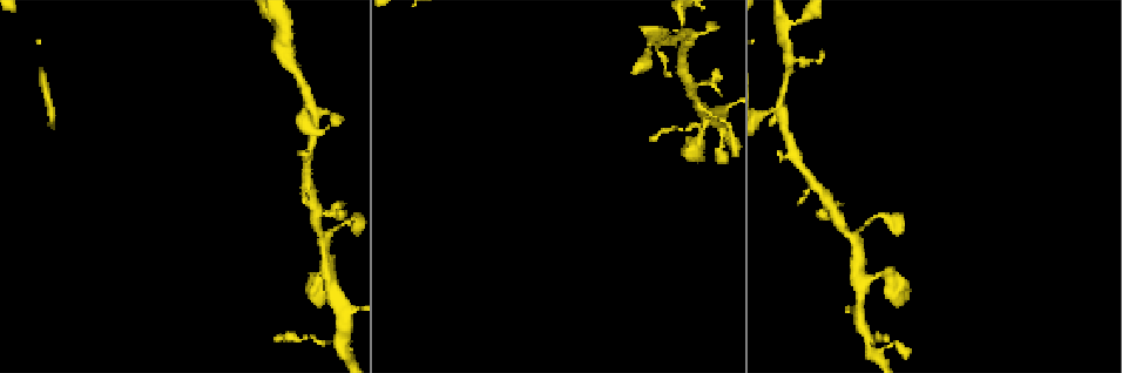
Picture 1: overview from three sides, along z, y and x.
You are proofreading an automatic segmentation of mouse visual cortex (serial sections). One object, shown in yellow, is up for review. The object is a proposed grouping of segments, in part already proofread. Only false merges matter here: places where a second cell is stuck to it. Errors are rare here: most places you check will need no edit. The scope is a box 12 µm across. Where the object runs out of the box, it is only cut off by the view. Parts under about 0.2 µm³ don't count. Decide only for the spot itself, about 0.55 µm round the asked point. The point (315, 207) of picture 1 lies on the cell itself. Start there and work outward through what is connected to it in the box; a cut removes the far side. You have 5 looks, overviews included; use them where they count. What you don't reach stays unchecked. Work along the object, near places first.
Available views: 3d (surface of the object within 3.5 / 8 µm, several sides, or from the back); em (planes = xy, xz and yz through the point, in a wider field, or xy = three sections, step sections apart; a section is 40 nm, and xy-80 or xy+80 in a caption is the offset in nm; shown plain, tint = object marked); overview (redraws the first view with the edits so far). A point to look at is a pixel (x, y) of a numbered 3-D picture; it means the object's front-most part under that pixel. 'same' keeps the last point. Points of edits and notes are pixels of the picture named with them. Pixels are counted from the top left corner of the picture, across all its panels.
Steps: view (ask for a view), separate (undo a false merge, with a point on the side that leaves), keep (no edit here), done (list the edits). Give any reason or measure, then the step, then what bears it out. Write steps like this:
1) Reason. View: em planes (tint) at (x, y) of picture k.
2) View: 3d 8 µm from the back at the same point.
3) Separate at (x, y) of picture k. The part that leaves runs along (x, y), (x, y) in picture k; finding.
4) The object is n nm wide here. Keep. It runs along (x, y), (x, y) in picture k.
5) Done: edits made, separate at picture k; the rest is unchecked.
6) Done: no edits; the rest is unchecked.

Abrupt turn. View: 3d 3.5 µm at (890, 273) of picture 1.

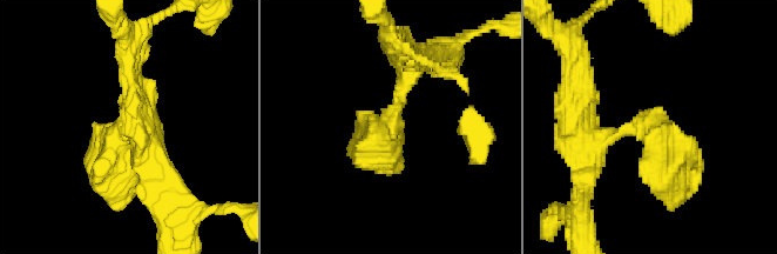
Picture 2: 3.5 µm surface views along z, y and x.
Shape alone is not enough. View: em xy step 2 (tint) at (648, 127) of picture 2.

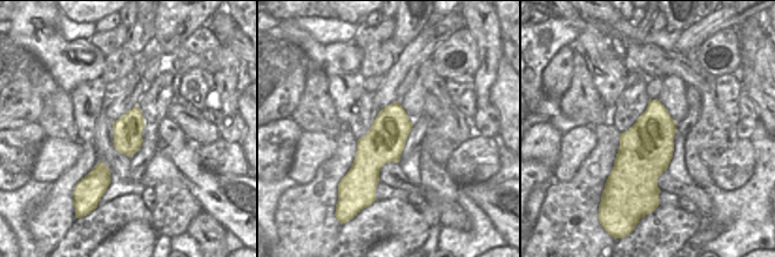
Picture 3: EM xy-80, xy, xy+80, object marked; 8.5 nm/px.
Keep. It runs along (580, 138), (653, 126), (670, 199) in picture 2; continuous, no second cell.

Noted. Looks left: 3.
Sharp bend. View: em xy step 5 (tint) at (721, 124) of picture 1.

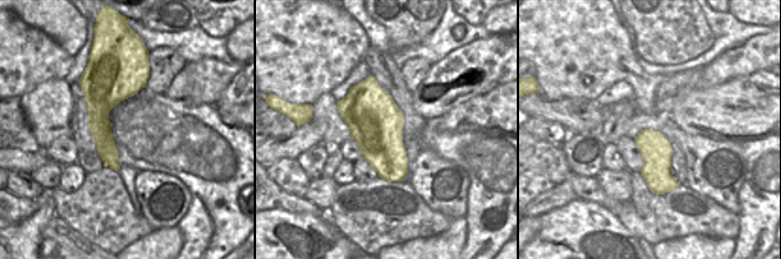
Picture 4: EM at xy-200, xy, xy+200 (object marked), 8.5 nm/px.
View: 3d 3.5 µm at the same point.

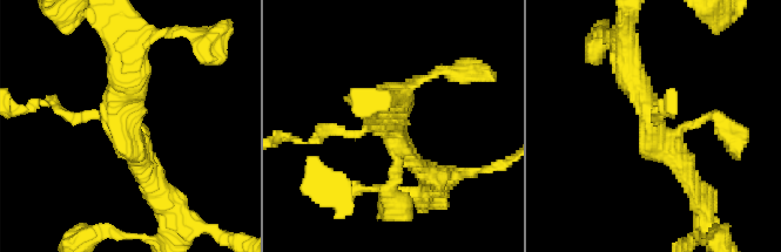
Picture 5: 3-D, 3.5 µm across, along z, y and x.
The object is 460 nm wide here. Keep. It runs along (145, 77), (102, 108), (115, 167) in picture 4; all the same cell.

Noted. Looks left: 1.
Done: no edits; the rest is unchecked.

